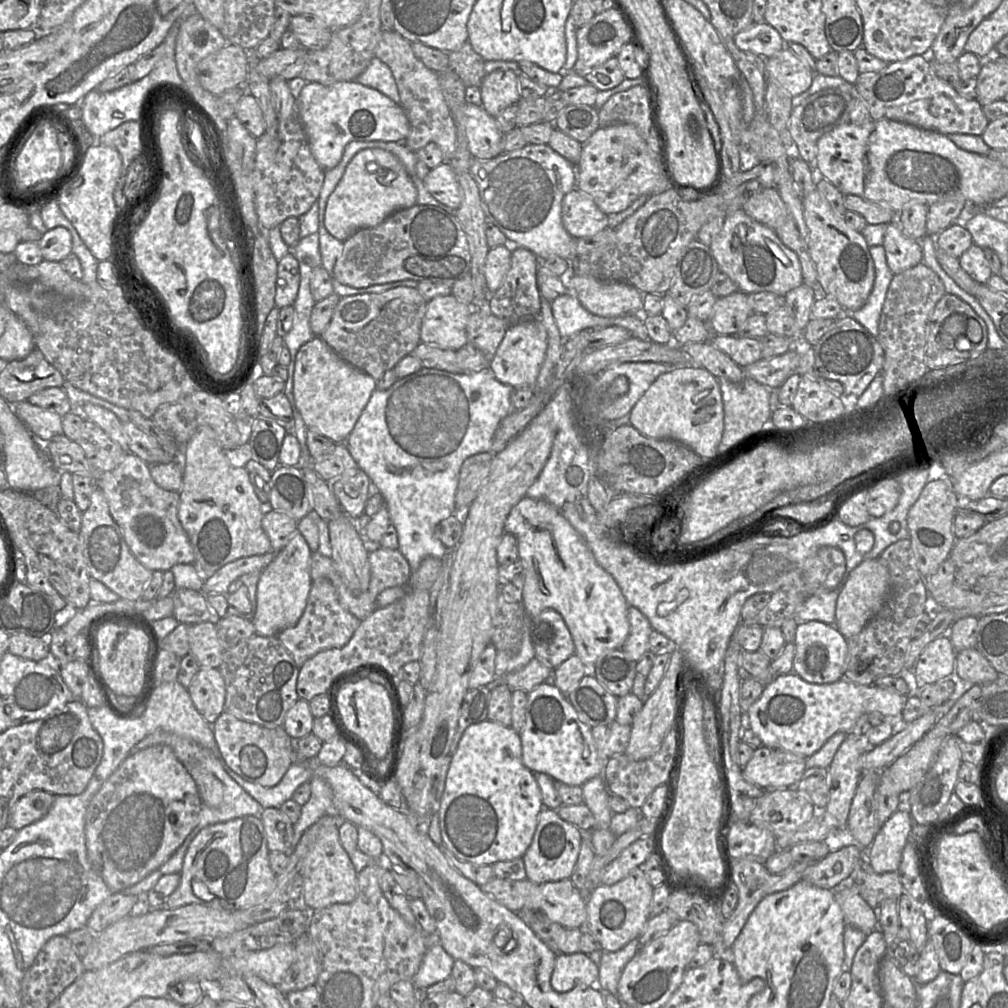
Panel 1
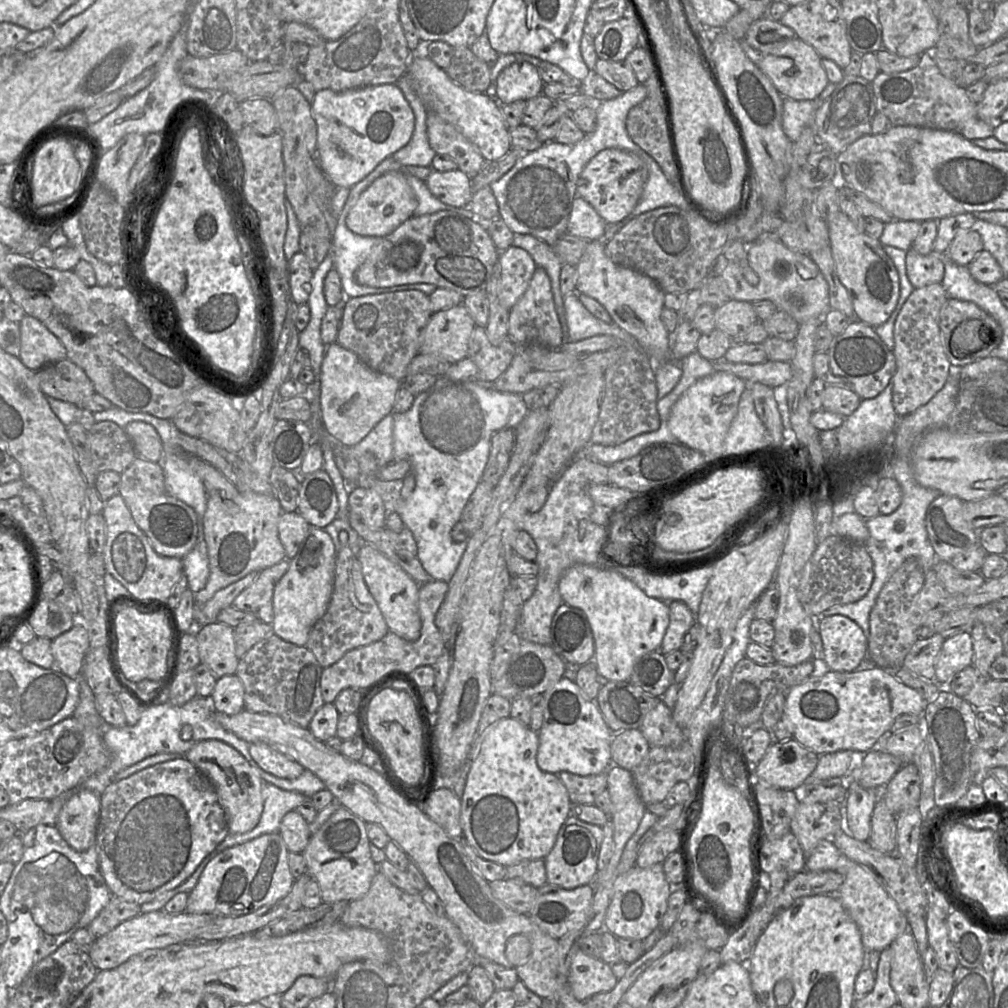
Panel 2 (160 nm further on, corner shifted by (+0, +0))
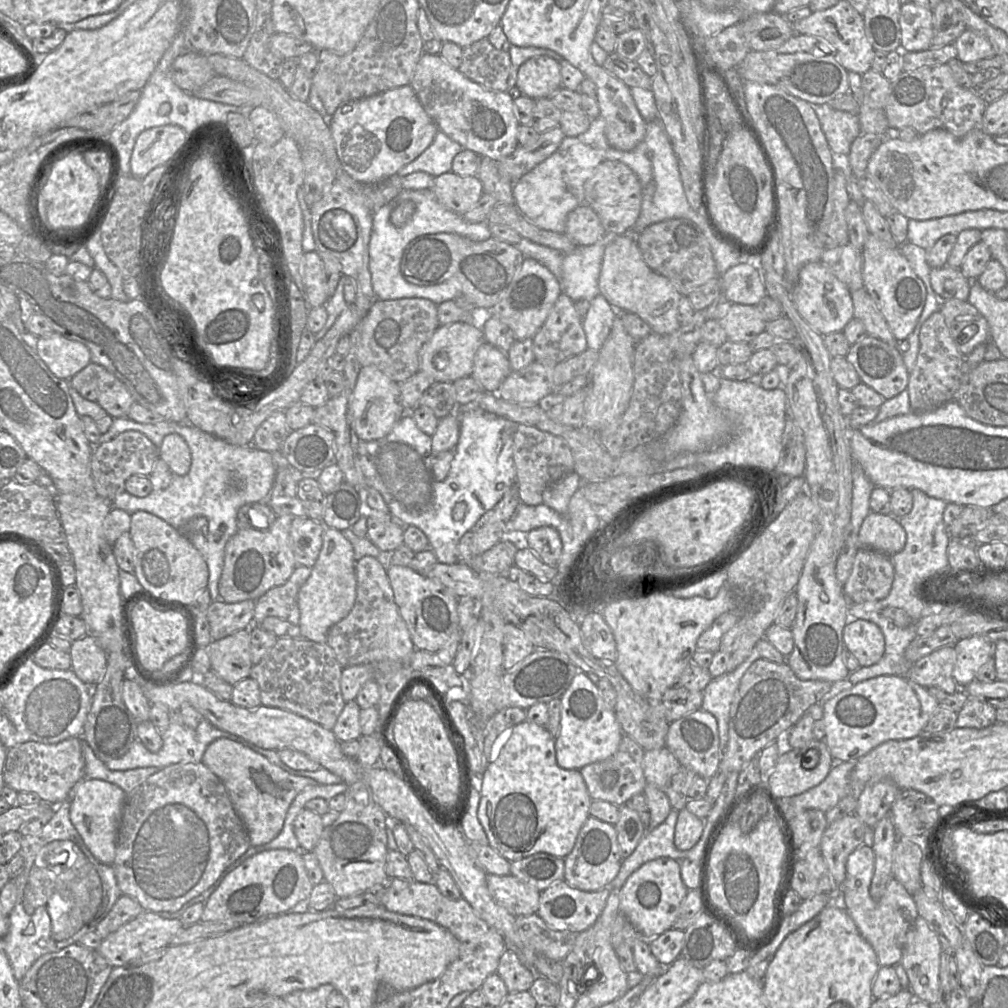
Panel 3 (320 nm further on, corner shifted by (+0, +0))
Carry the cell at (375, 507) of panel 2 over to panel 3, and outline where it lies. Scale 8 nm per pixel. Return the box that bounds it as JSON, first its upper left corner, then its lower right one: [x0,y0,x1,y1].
[367,509,404,551]

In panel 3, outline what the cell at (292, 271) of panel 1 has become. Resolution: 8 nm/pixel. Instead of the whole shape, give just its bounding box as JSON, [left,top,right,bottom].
[303,251,329,307]

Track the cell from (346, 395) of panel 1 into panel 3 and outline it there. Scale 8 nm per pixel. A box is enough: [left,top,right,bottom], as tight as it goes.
[347,366,407,441]

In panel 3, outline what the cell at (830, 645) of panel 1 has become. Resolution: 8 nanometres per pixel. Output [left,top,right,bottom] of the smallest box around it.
[842,618,885,667]

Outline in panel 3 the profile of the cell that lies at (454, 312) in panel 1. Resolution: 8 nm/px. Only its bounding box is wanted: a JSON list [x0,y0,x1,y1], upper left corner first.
[419,321,483,383]

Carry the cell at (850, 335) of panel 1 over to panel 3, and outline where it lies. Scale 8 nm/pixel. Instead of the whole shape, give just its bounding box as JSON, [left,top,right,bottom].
[845,336,909,400]

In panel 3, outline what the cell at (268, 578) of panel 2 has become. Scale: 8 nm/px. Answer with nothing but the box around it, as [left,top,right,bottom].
[254,566,312,624]

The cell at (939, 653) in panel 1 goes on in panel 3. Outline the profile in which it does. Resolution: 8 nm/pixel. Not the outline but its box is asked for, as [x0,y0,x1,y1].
[953,635,993,688]

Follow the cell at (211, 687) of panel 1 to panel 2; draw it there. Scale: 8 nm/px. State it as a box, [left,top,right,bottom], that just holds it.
[210,674,244,715]

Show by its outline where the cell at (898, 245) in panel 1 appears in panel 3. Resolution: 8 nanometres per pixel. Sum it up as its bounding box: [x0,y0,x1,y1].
[930,266,971,302]

